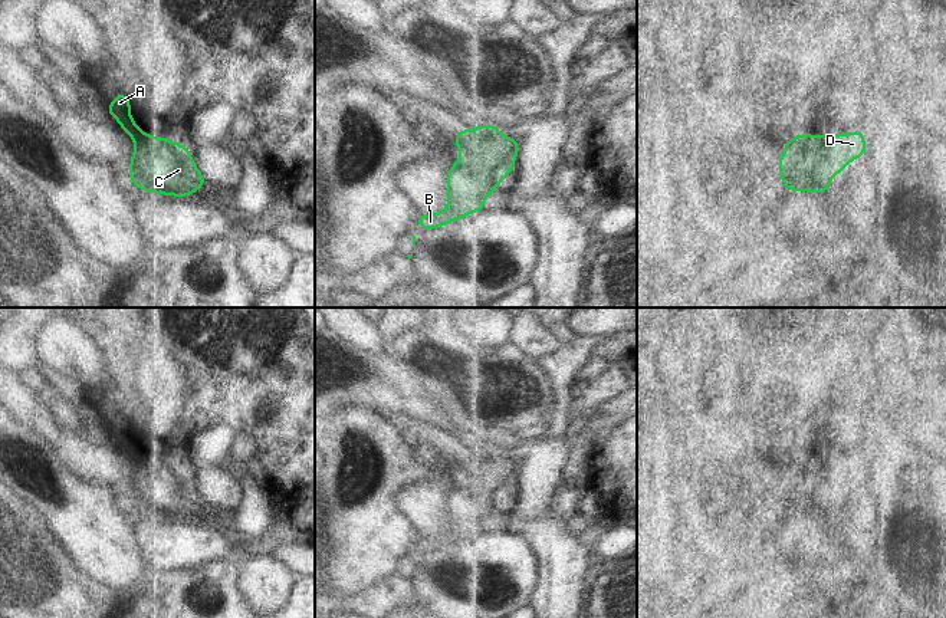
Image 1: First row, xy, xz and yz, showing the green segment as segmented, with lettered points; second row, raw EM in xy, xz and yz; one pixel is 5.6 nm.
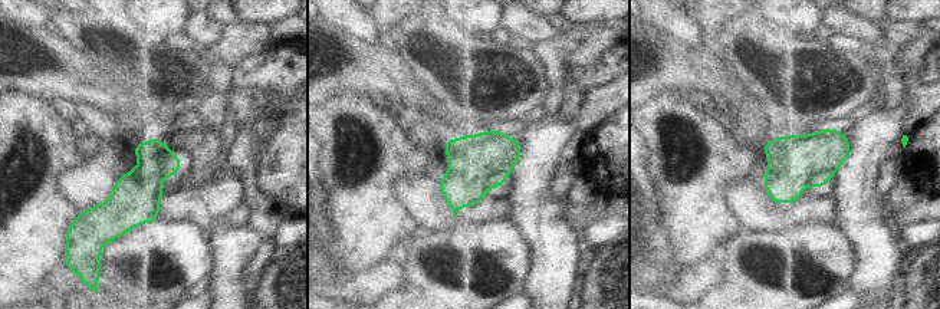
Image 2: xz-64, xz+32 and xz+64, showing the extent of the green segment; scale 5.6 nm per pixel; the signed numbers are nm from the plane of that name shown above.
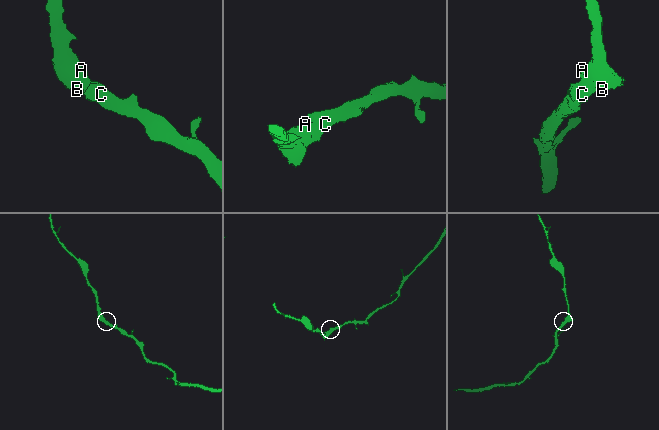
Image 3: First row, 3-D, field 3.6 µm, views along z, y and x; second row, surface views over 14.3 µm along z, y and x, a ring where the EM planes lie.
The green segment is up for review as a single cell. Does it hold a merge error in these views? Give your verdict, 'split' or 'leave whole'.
leave whole

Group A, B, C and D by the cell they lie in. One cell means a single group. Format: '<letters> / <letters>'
A B C D

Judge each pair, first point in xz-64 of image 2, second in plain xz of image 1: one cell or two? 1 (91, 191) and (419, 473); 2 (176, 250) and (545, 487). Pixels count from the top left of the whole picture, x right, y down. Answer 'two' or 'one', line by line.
1: two
2: two

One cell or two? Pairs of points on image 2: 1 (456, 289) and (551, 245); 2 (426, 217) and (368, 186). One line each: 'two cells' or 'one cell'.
1: two cells
2: two cells

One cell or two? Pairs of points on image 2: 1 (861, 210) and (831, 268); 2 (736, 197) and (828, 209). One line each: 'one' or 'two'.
1: two
2: one

